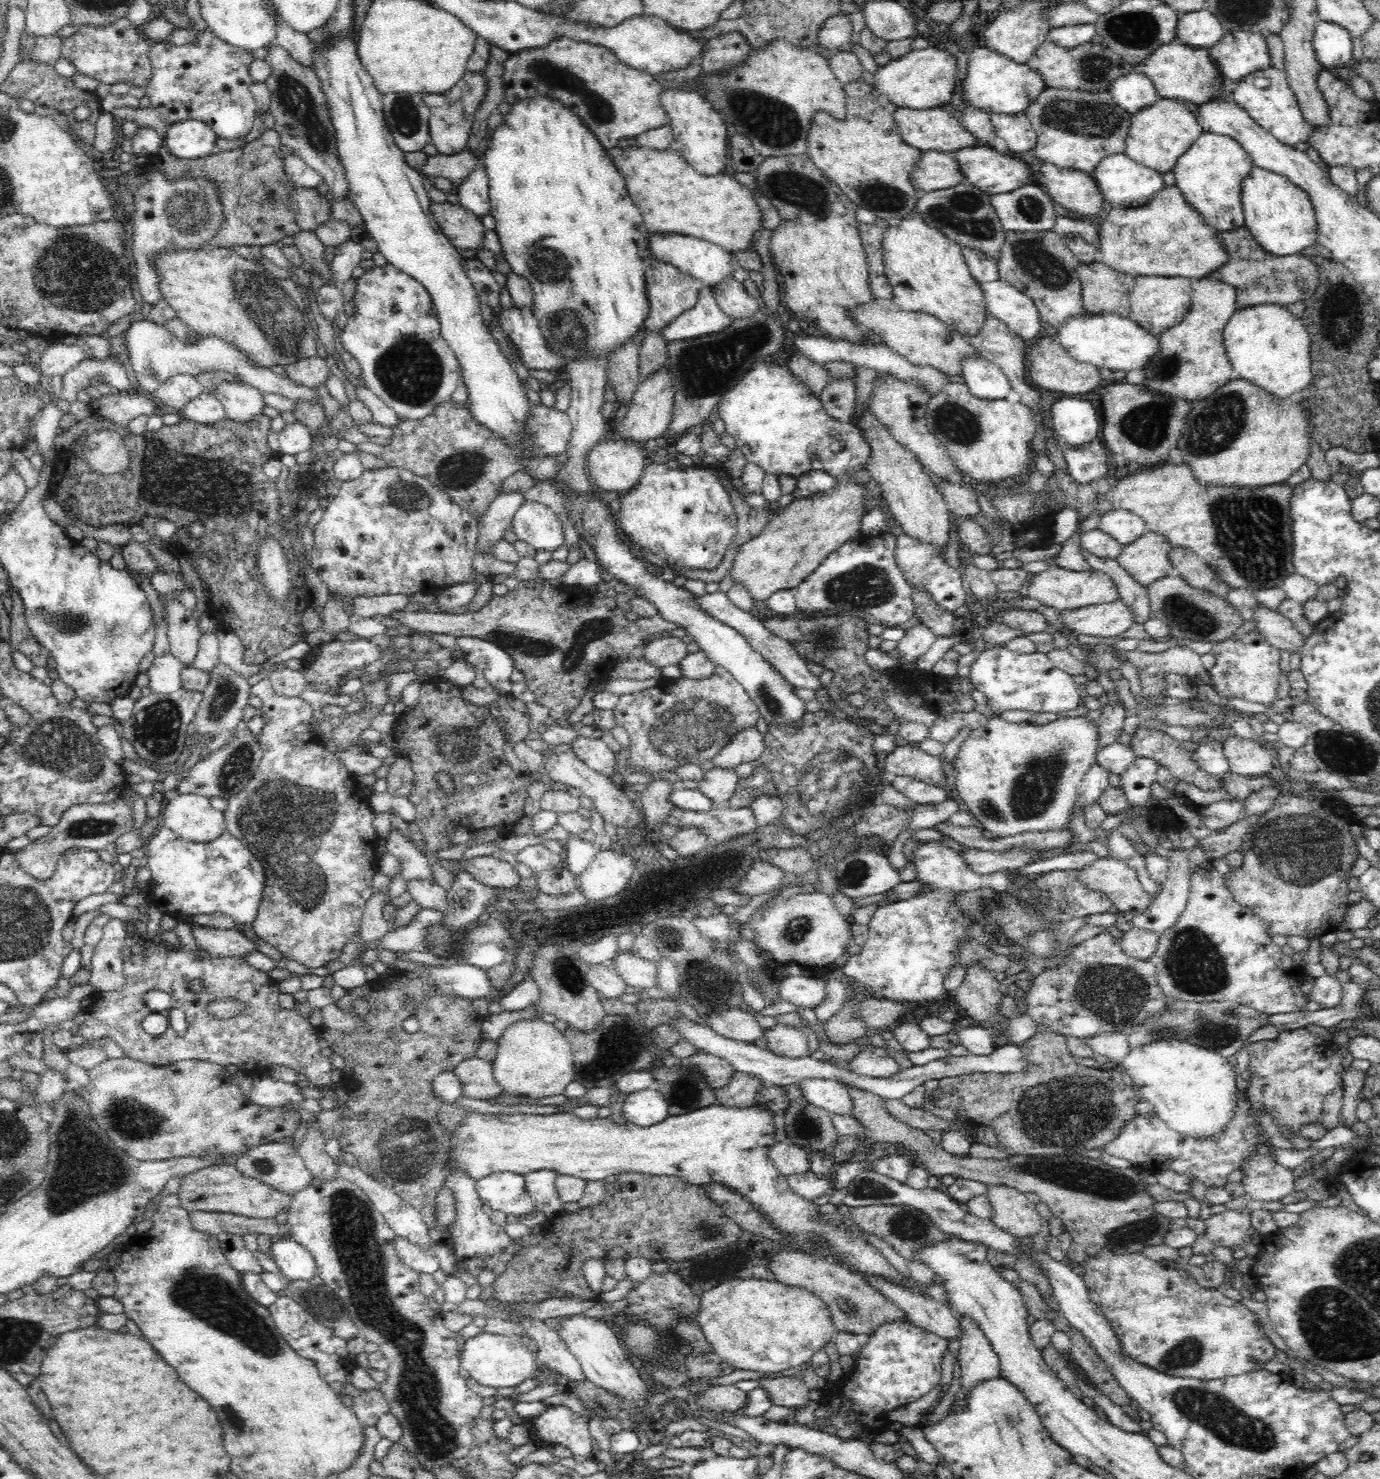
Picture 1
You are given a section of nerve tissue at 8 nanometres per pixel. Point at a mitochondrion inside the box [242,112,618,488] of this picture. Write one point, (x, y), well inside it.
(411, 372)

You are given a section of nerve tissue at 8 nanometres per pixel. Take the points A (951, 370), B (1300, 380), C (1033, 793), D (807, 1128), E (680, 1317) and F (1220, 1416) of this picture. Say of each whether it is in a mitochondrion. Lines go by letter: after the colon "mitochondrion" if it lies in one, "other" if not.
A: other
B: other
C: mitochondrion
D: mitochondrion
E: mitochondrion
F: mitochondrion

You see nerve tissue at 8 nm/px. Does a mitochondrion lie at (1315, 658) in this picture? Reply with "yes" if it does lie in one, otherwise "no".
no

